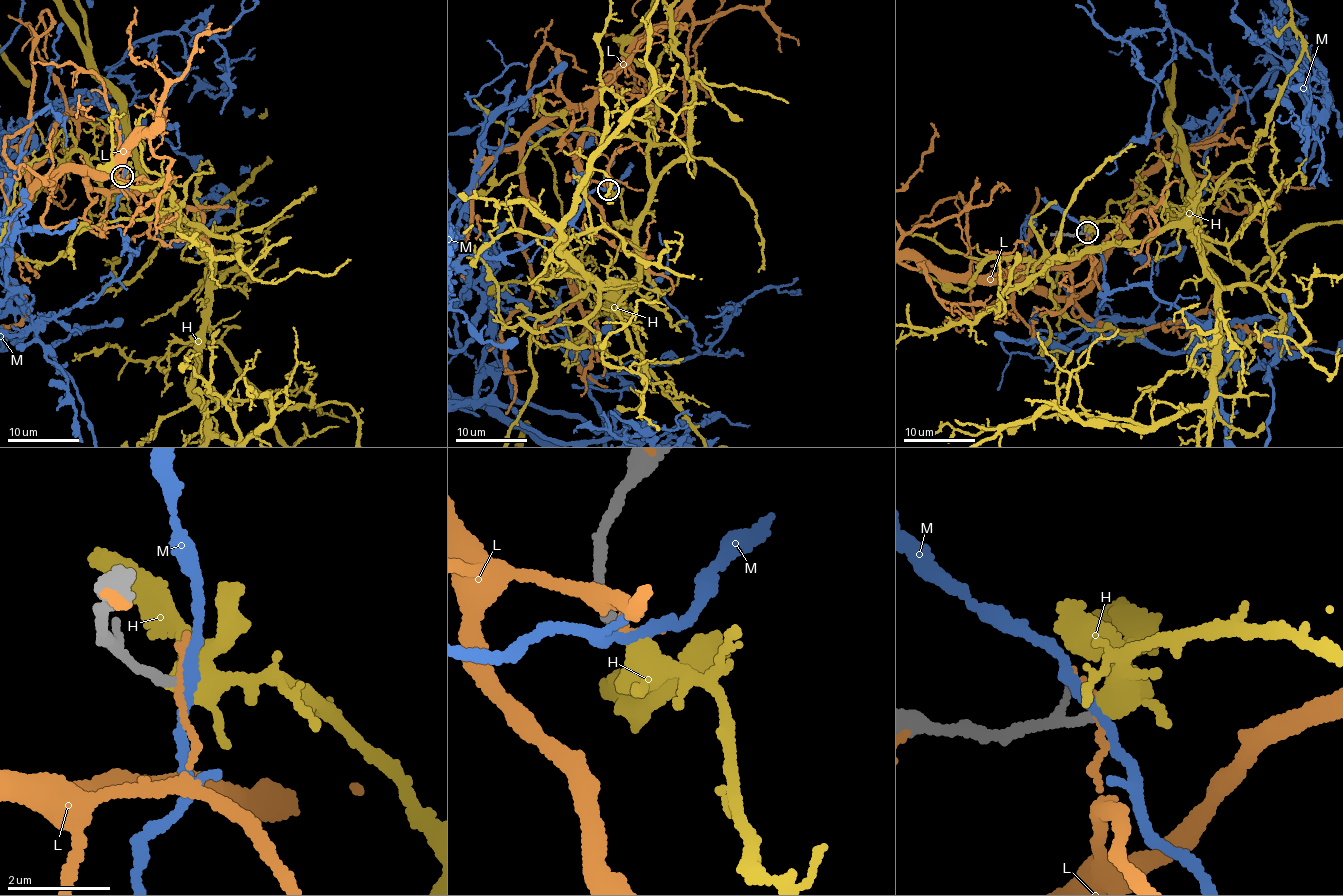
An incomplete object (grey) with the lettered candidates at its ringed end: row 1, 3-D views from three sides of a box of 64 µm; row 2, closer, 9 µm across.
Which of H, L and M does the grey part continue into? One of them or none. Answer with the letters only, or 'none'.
H

